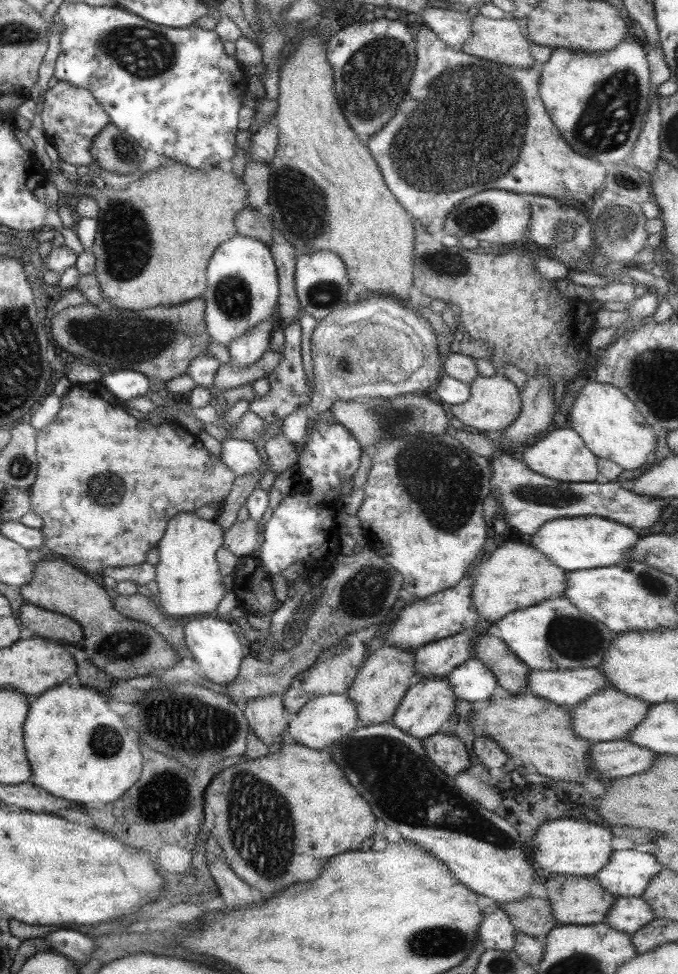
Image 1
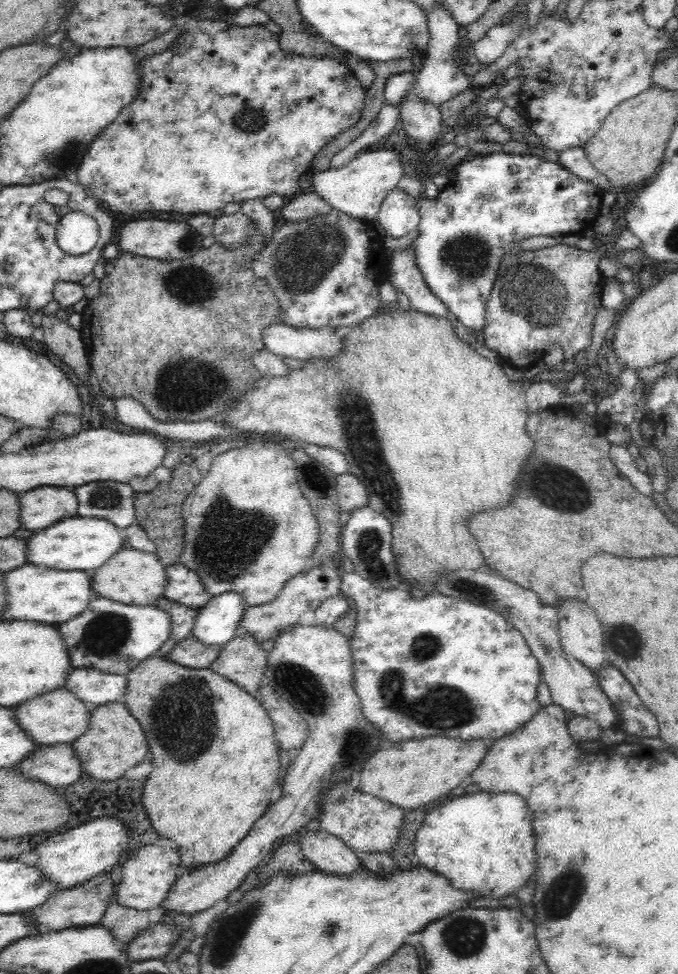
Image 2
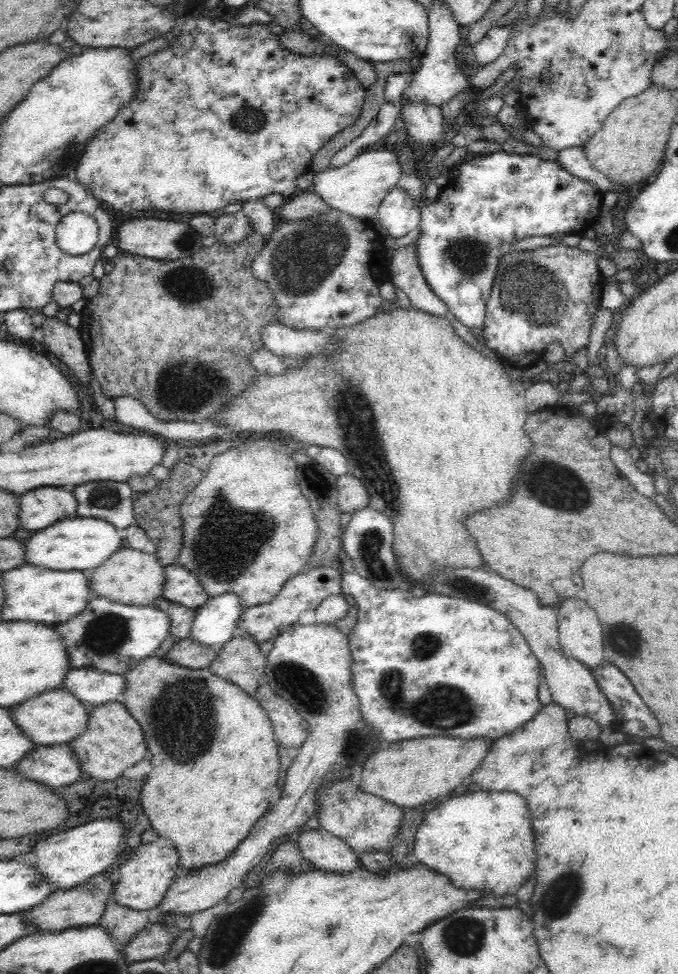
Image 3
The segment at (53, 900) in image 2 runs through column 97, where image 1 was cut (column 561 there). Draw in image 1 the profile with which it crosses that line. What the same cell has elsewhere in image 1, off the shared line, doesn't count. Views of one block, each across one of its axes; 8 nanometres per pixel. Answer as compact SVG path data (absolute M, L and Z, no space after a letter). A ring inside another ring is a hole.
M555 875L547 879L545 887L547 888L547 899L552 906L552 914L556 916L558 925L594 925L605 922L617 898L608 890L604 890L604 886L595 876Z

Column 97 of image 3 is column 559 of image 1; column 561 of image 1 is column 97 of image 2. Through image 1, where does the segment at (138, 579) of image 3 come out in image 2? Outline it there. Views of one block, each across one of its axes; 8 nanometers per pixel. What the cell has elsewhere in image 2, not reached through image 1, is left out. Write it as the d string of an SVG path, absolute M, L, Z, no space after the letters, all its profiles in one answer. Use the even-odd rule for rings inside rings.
M122 549L112 555L100 568L89 572L91 590L95 597L104 597L116 602L130 602L132 606L150 606L163 596L166 587L166 570L155 553Z

